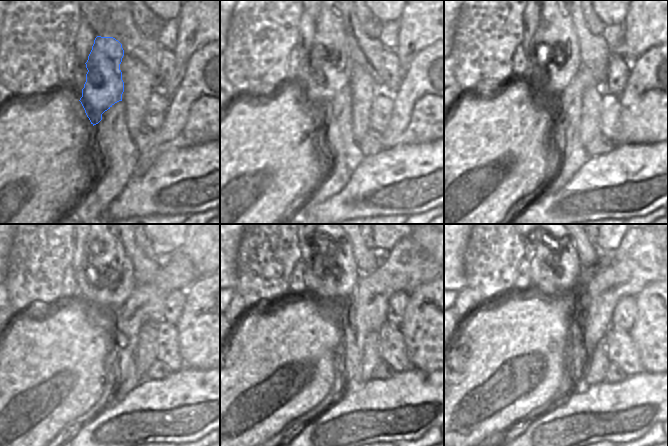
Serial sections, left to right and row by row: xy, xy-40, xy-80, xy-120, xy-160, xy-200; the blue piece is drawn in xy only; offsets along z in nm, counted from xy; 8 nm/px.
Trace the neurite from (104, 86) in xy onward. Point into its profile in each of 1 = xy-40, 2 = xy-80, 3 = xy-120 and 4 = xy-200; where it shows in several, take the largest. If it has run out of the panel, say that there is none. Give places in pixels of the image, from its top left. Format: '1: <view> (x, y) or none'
1: xy-40 (329, 77)
2: xy-80 (548, 83)
3: xy-120 (113, 261)
4: xy-200 (560, 256)

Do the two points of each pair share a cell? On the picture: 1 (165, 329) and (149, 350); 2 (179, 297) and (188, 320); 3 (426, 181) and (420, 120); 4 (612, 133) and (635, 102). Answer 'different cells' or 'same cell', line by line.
1: different cells
2: different cells
3: different cells
4: different cells

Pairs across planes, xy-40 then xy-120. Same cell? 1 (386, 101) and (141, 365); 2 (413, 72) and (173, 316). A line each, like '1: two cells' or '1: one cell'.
1: two cells
2: two cells

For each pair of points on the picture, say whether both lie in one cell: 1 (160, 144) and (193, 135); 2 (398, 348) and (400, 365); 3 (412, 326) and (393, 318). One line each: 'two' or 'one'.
1: one
2: one
3: two

